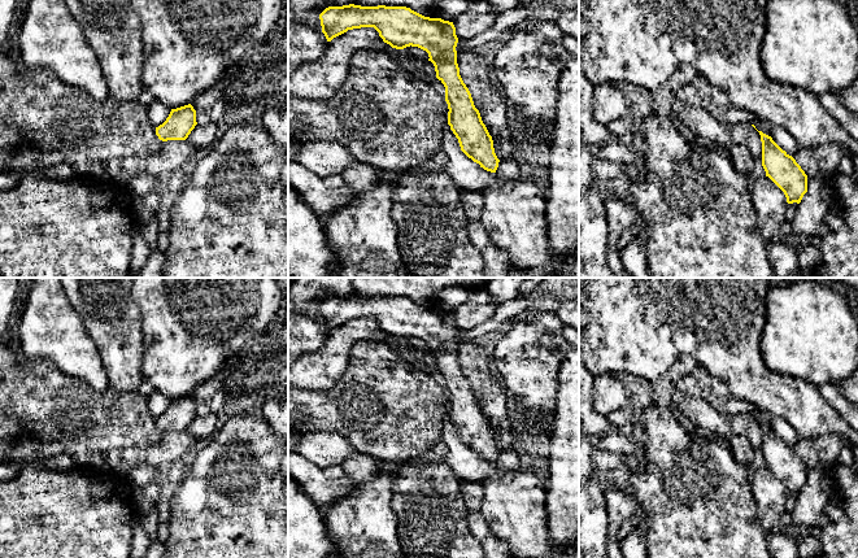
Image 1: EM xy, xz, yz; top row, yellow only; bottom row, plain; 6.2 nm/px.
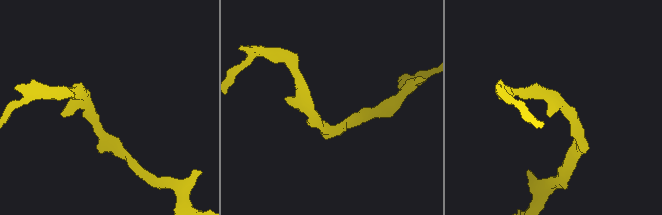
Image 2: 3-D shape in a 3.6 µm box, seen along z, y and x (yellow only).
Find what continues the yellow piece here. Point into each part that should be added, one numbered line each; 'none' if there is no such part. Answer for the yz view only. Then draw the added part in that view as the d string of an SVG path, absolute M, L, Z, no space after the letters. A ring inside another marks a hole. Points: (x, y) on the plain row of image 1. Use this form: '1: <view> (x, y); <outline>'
none

